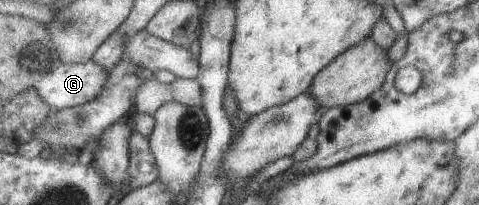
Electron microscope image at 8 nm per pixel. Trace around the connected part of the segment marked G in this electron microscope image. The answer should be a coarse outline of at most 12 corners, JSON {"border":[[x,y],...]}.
{"border":[[91,59],[63,63],[34,87],[54,109],[105,90],[109,70]]}

